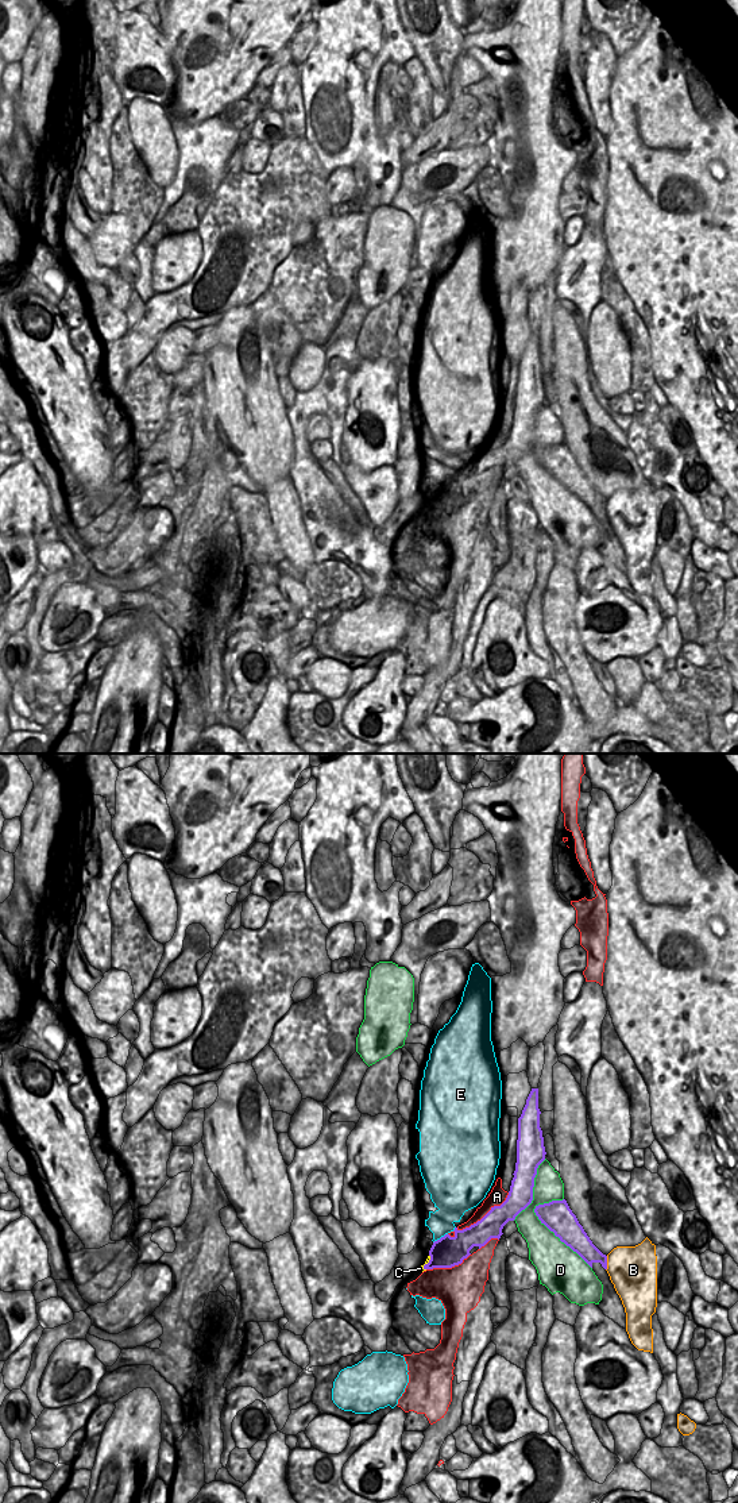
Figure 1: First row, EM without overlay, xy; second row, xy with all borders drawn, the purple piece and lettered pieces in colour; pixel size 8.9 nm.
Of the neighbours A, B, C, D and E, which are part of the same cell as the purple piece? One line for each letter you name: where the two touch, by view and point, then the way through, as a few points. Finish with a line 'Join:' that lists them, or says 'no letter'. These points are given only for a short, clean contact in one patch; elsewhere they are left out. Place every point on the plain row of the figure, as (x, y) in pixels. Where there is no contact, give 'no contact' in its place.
C: xy (428, 507) | across xy (447, 496), (428, 507), (420, 512)
Join: C

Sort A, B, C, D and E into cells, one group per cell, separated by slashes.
A / B / C / D / E

